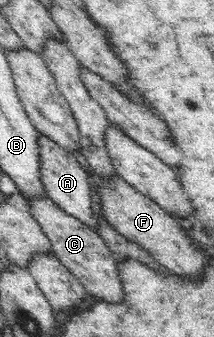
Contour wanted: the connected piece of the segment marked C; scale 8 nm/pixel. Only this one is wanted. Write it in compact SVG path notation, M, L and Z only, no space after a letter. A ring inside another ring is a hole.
M48 195L40 197L39 200L31 200L28 205L32 215L50 240L54 257L70 270L78 282L81 282L89 298L93 298L93 302L101 302L101 300L103 302L123 302L125 294L121 290L120 274L117 274L119 272L118 257L110 252L109 246L104 244L98 233L90 226L83 224L78 218L61 210Z

